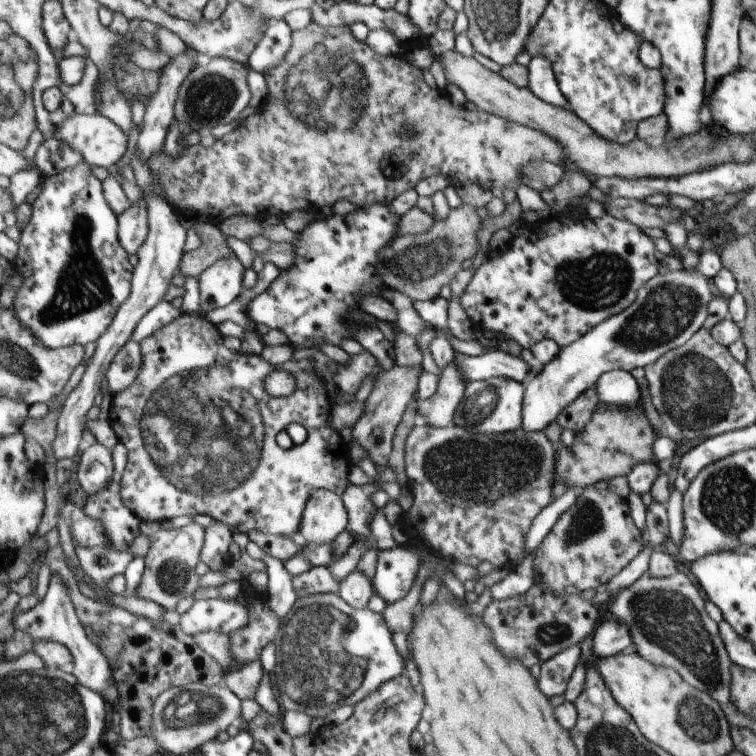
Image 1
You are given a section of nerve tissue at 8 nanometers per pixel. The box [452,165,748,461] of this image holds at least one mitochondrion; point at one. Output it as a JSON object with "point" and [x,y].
{"point":[695,392]}

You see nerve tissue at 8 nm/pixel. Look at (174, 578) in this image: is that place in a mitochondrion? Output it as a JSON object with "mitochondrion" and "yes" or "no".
{"mitochondrion":"yes"}

